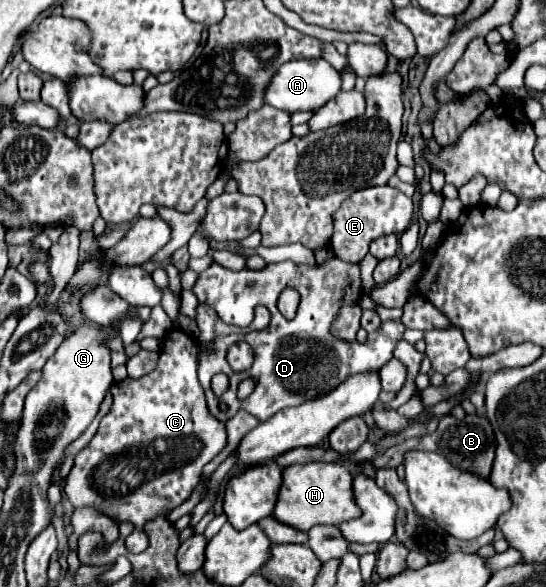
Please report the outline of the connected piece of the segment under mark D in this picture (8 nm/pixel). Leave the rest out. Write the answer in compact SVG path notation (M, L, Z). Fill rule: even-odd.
M336 257L316 267L282 261L282 263L270 263L260 271L252 271L247 267L240 271L230 271L218 263L212 263L206 271L200 273L194 285L194 293L202 305L216 309L216 313L220 315L224 323L248 327L253 320L256 305L266 305L272 313L270 325L264 331L256 331L256 333L252 331L244 335L224 335L212 341L212 353L200 351L200 357L198 357L200 383L206 391L208 409L218 421L226 423L240 409L252 413L260 421L266 421L280 409L300 405L306 399L312 399L320 393L326 393L328 389L334 389L348 375L380 369L388 359L392 359L394 347L400 341L404 341L406 327L402 319L382 321L380 329L368 333L366 343L358 343L358 341L346 343L330 335L330 325L336 313L339 313L343 299L346 305L352 305L361 294L361 277L358 267L356 265L344 267L344 263L346 261L340 261ZM336 269L342 269L342 271L336 271ZM344 269L350 269L350 271L344 271ZM286 287L292 287L300 293L300 305L292 321L284 319L284 315L276 307L278 297ZM238 341L246 341L248 345L252 345L252 351L254 351L252 367L242 373L236 373L226 361L228 347ZM216 373L226 373L230 377L230 389L220 399L210 389L210 379ZM246 377L254 377L256 387L250 397L240 401L236 397L236 389L238 389L238 383ZM220 401L228 405L226 413L218 411Z

